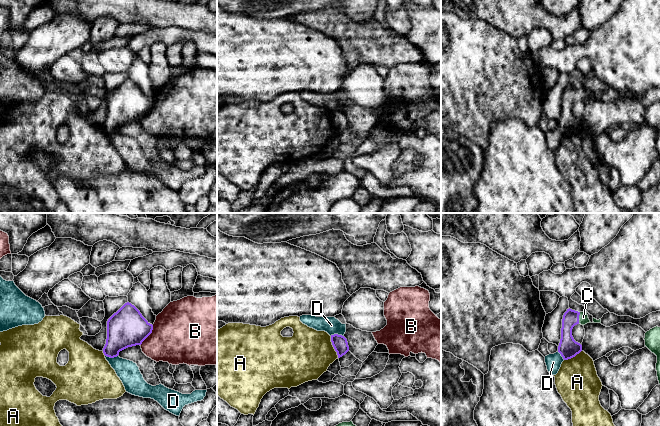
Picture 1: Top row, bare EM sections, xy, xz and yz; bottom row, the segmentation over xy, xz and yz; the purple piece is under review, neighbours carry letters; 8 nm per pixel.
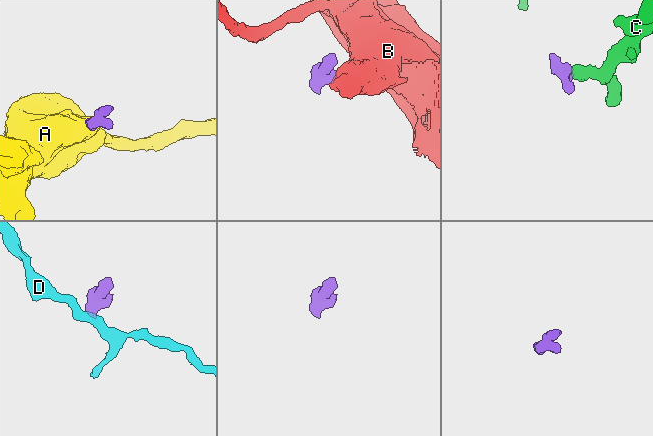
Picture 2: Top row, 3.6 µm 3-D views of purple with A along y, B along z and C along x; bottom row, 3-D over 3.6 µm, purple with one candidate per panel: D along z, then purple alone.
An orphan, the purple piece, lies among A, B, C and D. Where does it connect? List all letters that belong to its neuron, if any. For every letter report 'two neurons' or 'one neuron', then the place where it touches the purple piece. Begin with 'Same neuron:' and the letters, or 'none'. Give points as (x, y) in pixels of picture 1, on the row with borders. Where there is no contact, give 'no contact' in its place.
Same neuron: C
A: two neurons | xz (333, 346)
B: two neurons | xy (149, 334)
C: one neuron | yz (578, 318)
D: two neurons | xz (337, 334)

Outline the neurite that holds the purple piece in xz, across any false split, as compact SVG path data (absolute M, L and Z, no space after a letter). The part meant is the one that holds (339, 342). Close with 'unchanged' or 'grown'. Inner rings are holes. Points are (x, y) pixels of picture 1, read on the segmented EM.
M338 334L331 335L332 345L337 352L338 358L342 357L349 351L347 339Z | unchanged

